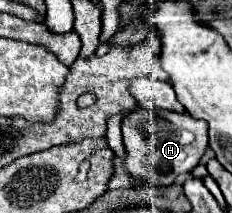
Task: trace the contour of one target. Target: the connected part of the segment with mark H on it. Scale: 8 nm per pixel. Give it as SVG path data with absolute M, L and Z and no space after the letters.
M136 108L122 120L122 136L126 146L124 166L134 176L136 186L144 186L148 182L170 186L178 176L192 172L208 148L208 124L170 110L152 112Z

